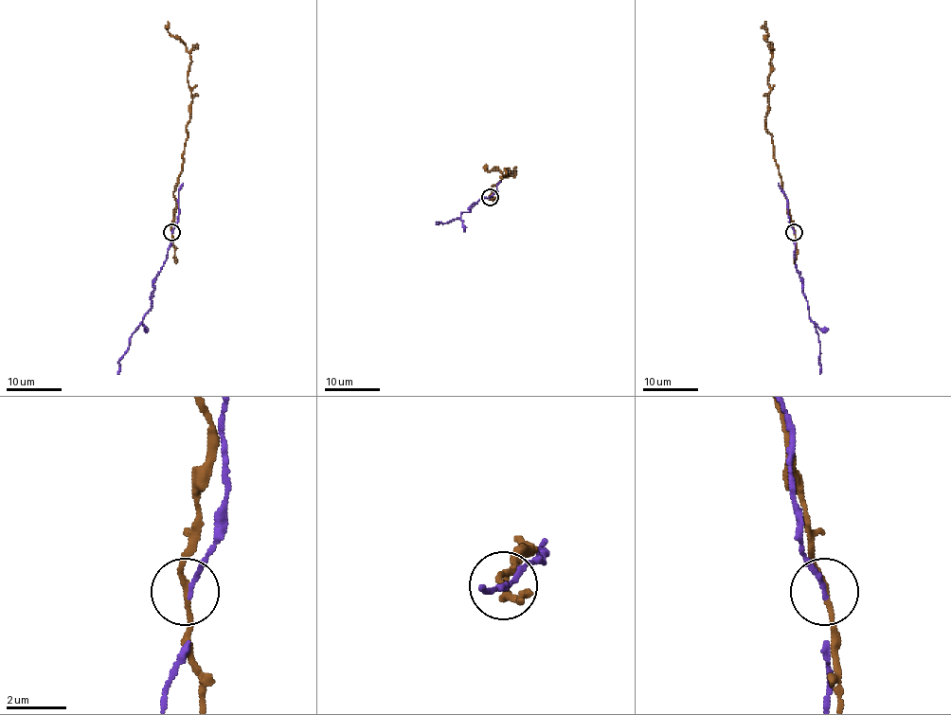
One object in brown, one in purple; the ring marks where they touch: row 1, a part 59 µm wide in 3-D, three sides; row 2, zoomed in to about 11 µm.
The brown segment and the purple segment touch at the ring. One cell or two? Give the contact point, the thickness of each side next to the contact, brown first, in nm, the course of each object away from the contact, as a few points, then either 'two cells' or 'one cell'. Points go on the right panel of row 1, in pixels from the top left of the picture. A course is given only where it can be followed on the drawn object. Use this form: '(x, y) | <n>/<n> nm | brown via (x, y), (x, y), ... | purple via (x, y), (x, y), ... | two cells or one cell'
(794, 232) | 160/140 nm | brown via (794, 231), (771, 134), (766, 128), (770, 87), (767, 81), (773, 45), (767, 41), (764, 21) | purple via (794, 231), (795, 266), (818, 335), (820, 374) | two cells

